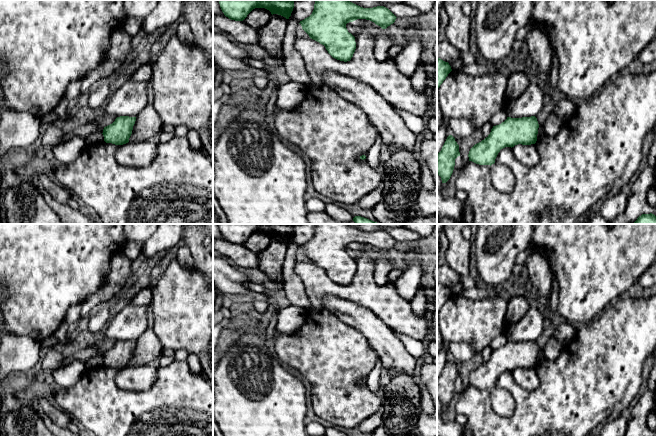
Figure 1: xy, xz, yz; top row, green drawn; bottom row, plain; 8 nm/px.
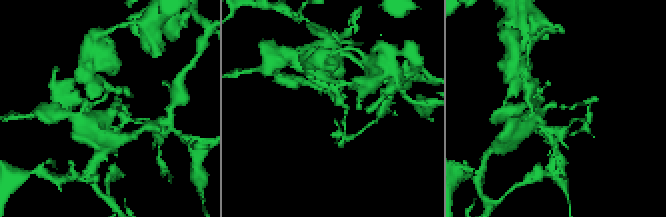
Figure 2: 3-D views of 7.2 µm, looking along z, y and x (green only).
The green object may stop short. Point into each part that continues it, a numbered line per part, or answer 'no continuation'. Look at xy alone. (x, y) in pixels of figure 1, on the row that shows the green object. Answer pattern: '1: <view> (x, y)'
1: xy (137, 154)

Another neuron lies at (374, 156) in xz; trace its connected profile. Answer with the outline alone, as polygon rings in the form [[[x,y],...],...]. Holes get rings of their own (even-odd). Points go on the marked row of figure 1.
[[[379,134],[373,146],[370,148],[366,160],[372,168],[377,168],[382,160],[383,153],[382,137]]]

